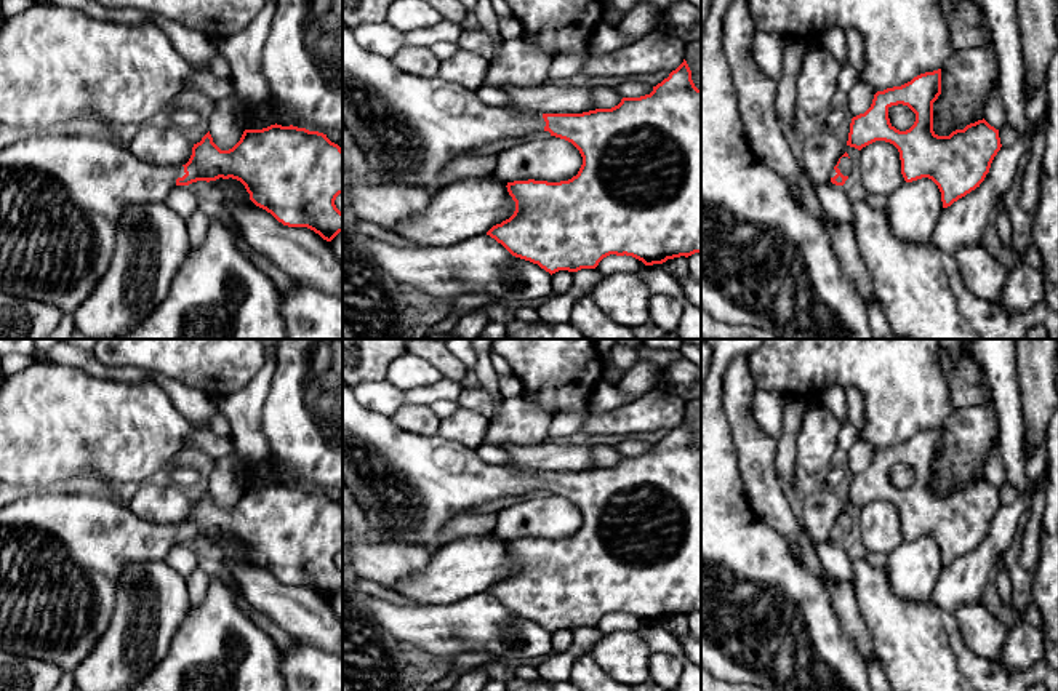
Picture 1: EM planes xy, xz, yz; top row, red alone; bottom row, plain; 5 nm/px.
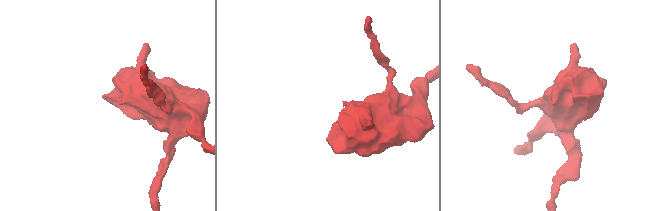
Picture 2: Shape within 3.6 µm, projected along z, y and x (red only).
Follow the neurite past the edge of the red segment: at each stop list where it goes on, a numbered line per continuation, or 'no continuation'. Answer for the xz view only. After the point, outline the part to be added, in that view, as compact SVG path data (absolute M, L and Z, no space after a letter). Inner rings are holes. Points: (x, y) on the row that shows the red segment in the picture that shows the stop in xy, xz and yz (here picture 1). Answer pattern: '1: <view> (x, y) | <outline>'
1: xz (408, 128) | M343 24L343 123L354 136L367 163L371 166L371 178L379 181L397 181L429 189L439 182L445 166L461 155L475 149L507 139L522 141L525 136L544 131L543 114L512 110L483 104L475 91L461 85L447 83L439 77L424 78L397 69L389 59L362 48L354 29Z

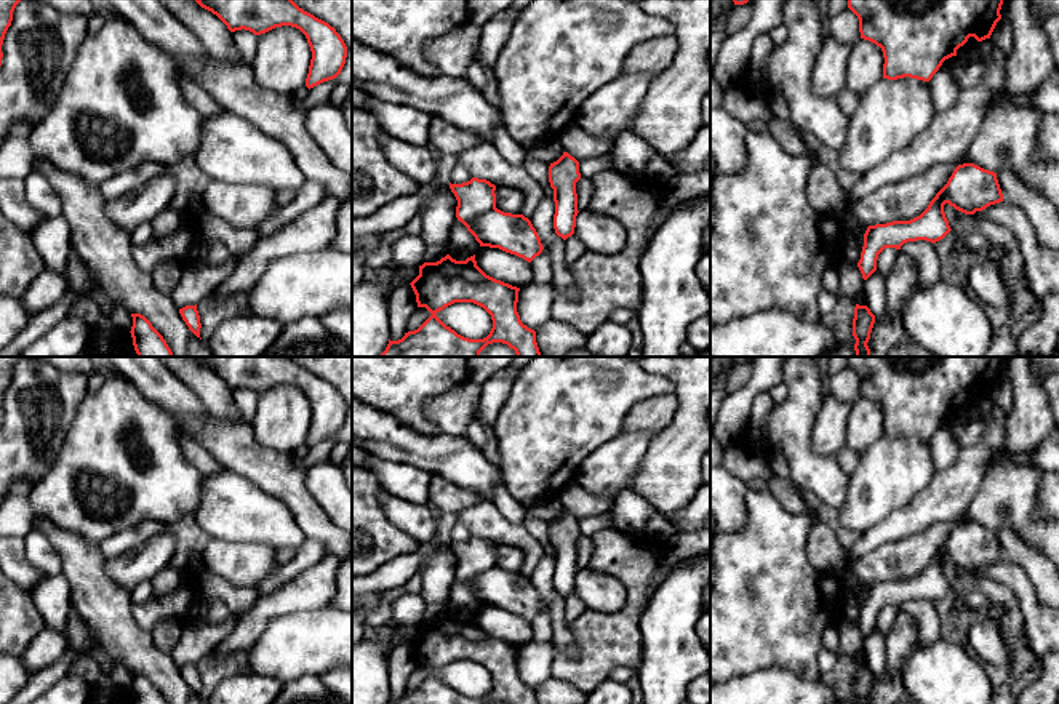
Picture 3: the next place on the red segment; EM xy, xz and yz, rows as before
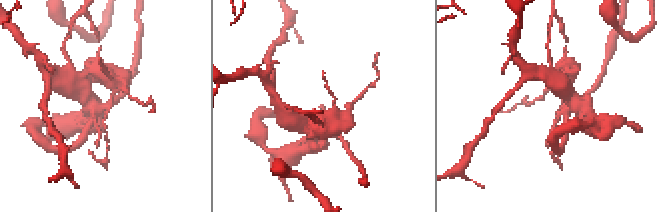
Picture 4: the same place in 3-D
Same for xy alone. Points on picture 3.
no continuation

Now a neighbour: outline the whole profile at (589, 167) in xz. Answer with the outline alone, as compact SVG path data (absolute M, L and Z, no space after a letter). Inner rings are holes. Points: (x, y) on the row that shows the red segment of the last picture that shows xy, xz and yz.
M609 154L593 157L593 158L579 160L581 178L592 178L597 173L609 171L609 170L614 170L614 162L613 162L613 157Z

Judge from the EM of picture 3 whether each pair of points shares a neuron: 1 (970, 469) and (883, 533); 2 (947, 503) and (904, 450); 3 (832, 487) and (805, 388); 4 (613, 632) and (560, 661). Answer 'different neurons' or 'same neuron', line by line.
1: same neuron
2: different neurons
3: same neuron
4: same neuron

